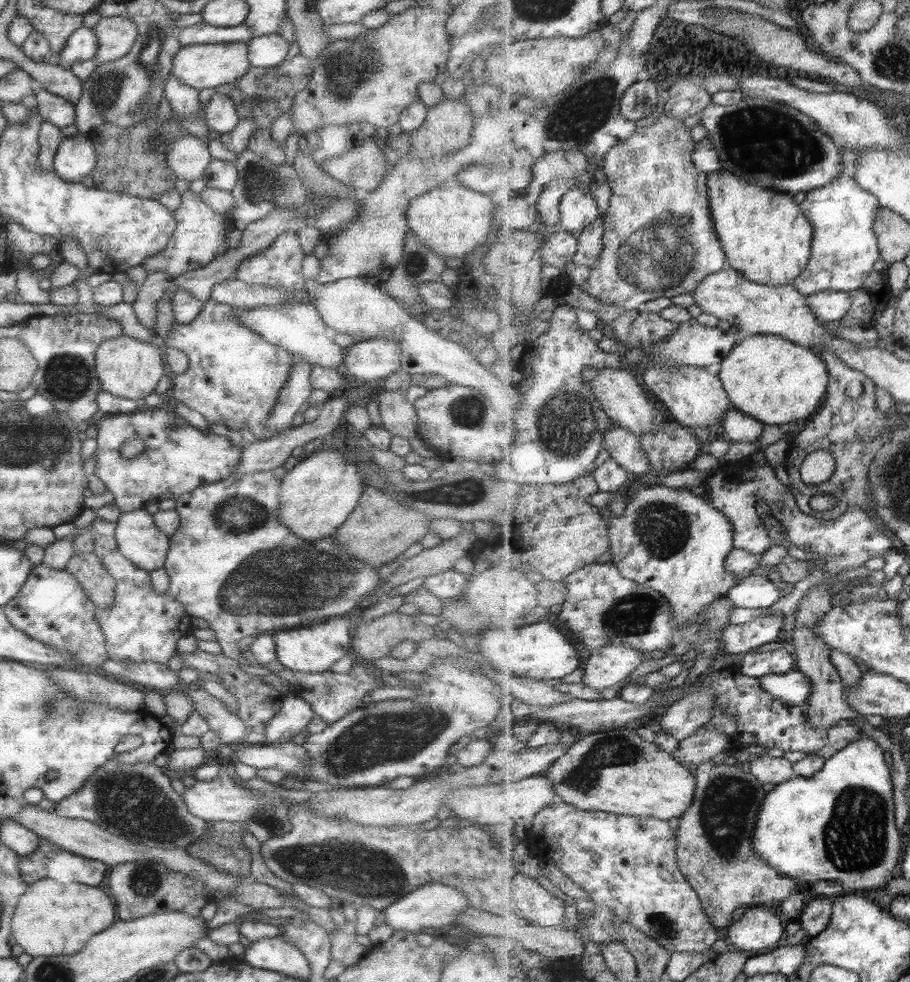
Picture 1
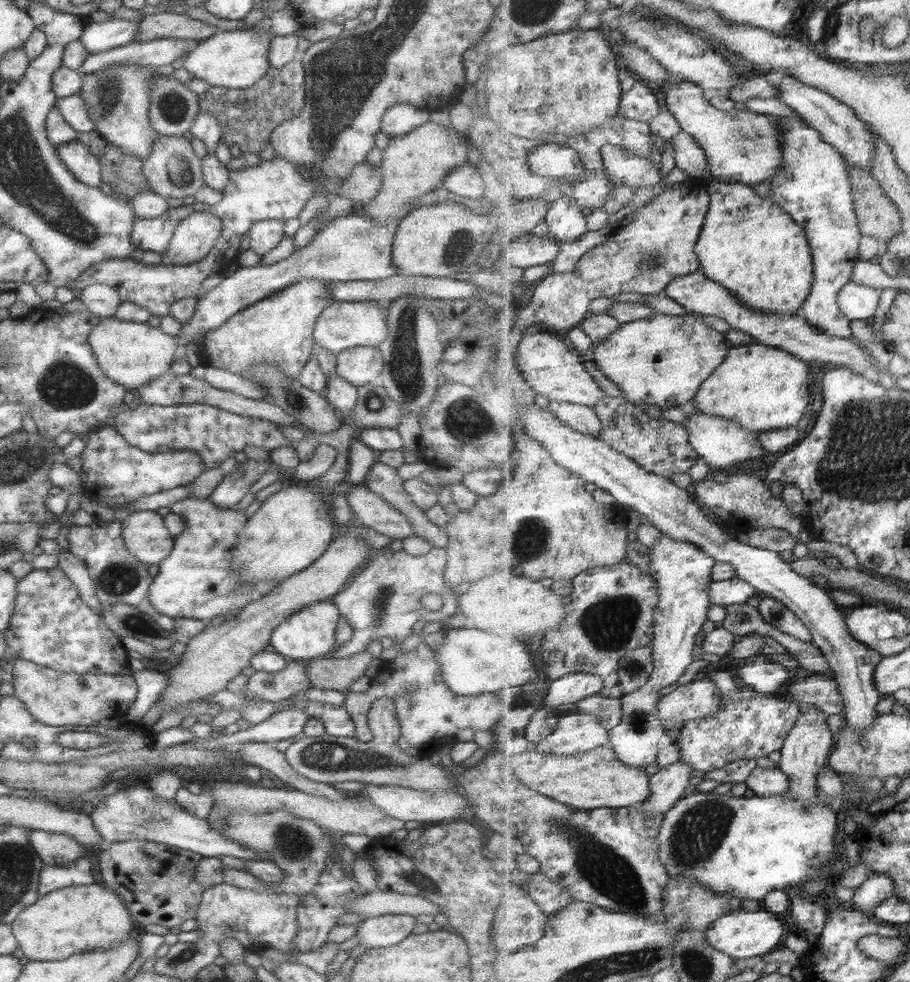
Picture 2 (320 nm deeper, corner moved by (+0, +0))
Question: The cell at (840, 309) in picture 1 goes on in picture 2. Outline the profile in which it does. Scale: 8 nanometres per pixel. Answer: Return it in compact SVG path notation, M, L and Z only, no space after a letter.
M852 280L840 290L838 303L847 318L867 320L875 316L880 307L881 295L882 290L857 284Z

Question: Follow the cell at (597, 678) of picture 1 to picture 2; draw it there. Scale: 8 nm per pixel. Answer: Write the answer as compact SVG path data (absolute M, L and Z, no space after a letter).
M569 674L550 683L541 705L553 709L573 706L580 700L593 698L603 687L603 679L596 674Z

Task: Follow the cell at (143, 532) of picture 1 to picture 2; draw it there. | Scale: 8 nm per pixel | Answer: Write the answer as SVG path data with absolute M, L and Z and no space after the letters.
M139 511L131 513L120 522L120 536L124 548L144 565L157 565L171 551L173 536L165 530L162 517L155 511Z

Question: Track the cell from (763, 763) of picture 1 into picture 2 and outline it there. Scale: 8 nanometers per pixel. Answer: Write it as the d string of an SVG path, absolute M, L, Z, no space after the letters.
M757 767L744 782L756 796L769 798L788 792L791 786L789 777L778 767Z

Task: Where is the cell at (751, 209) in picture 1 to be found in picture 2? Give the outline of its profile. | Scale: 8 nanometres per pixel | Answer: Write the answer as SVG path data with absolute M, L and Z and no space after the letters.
M711 180L708 185L710 200L710 212L706 216L706 224L703 227L701 236L697 241L695 252L698 254L701 261L702 273L707 278L719 282L727 287L745 306L760 310L761 312L768 312L769 314L778 314L778 316L793 316L796 312L801 311L803 305L806 304L807 299L810 297L812 287L814 286L814 254L809 239L806 235L806 230L787 214L770 196L759 196L752 185L746 185L739 182L719 182Z

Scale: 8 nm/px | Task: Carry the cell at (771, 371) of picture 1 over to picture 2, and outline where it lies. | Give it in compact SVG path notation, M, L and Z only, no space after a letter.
M757 342L733 346L727 360L703 382L690 405L756 433L797 427L812 403L809 370L803 359L774 346Z

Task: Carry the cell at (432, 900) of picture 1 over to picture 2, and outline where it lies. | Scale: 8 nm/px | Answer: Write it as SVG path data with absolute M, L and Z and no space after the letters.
M406 914L367 917L356 926L354 936L366 949L394 946L412 932L415 921L415 917Z

